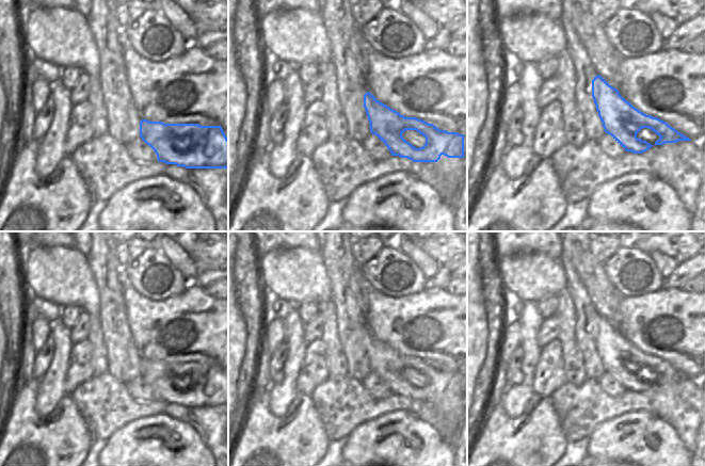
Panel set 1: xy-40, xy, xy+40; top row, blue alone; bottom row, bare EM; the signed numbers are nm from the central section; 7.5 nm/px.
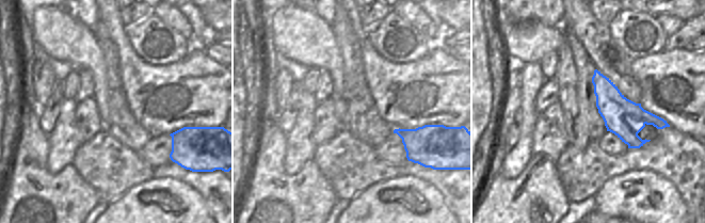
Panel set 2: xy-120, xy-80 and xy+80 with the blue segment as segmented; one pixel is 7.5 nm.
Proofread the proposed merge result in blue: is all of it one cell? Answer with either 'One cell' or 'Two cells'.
One cell

